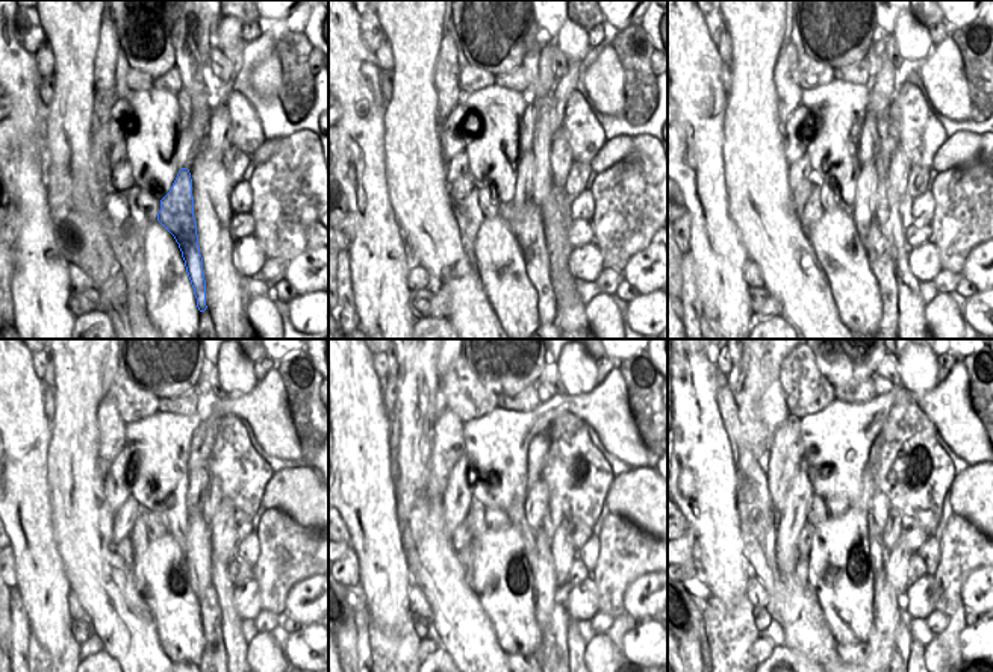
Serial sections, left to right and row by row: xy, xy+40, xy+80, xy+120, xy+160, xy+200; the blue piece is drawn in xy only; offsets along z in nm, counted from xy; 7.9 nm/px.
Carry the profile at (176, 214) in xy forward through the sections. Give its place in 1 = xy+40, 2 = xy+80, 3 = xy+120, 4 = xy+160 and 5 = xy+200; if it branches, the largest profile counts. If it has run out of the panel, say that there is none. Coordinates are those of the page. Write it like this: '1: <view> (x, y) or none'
1: xy+40 (521, 214)
2: xy+80 (881, 262)
3: xy+120 (211, 618)
4: xy+160 (560, 618)
5: xy+200 (902, 637)

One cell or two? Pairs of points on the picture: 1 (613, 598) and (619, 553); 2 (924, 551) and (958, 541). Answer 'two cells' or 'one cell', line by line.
1: one cell
2: two cells

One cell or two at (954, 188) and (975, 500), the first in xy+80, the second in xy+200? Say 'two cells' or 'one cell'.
two cells

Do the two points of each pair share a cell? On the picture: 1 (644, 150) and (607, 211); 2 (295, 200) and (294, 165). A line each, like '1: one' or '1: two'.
1: one
2: one

